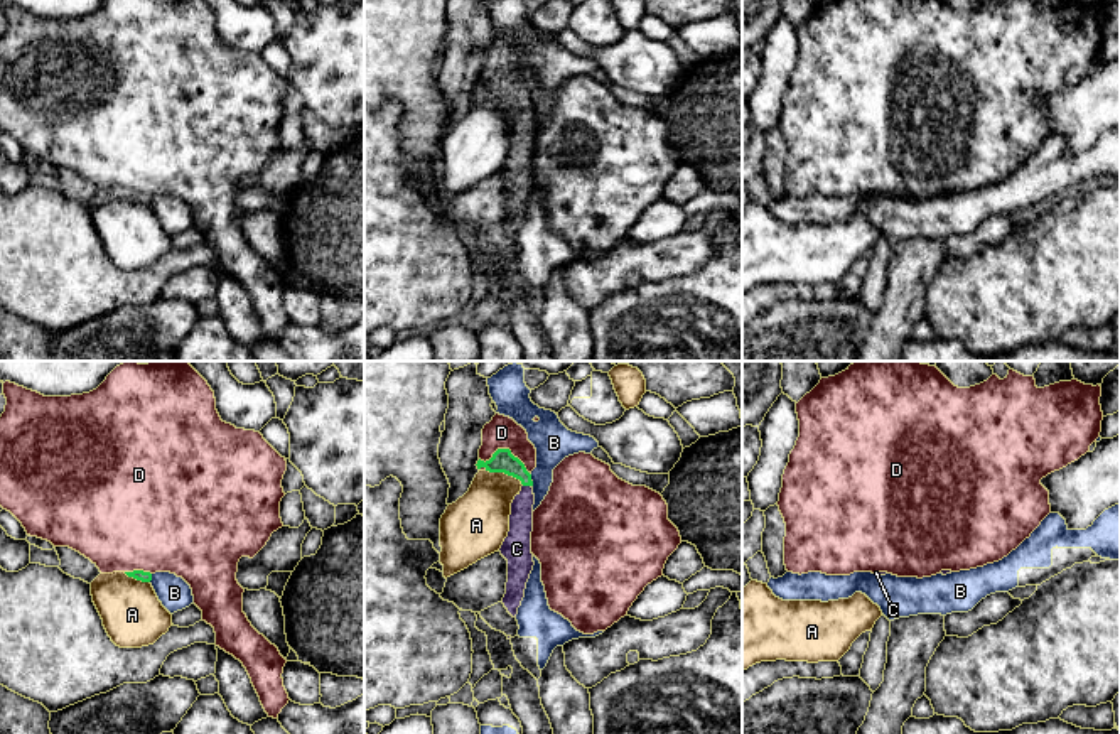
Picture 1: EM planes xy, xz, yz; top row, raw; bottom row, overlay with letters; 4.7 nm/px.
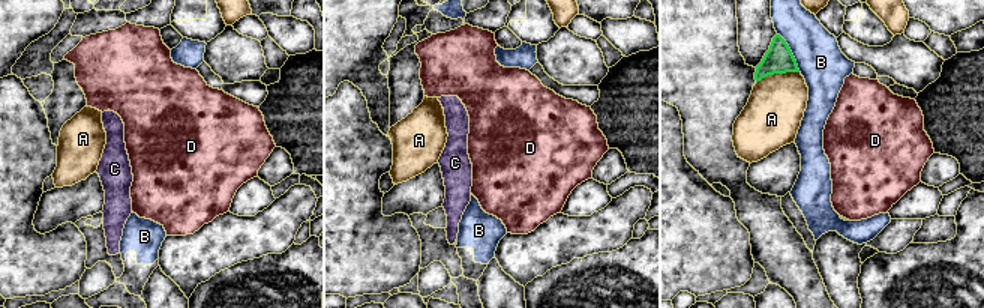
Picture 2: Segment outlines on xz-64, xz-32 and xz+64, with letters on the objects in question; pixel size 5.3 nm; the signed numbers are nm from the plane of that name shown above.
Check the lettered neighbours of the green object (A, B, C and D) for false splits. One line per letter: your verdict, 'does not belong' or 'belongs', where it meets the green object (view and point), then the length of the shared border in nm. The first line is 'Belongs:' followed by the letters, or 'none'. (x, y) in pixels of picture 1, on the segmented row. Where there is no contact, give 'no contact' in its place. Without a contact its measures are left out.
Belongs: C
A: does not belong; contact xz (505, 473); length 200 nm
B: does not belong; contact xz (530, 480); length 70 nm
C: belongs; contact xz (527, 485); length 40 nm
D: does not belong; contact xz (506, 449); length 260 nm

